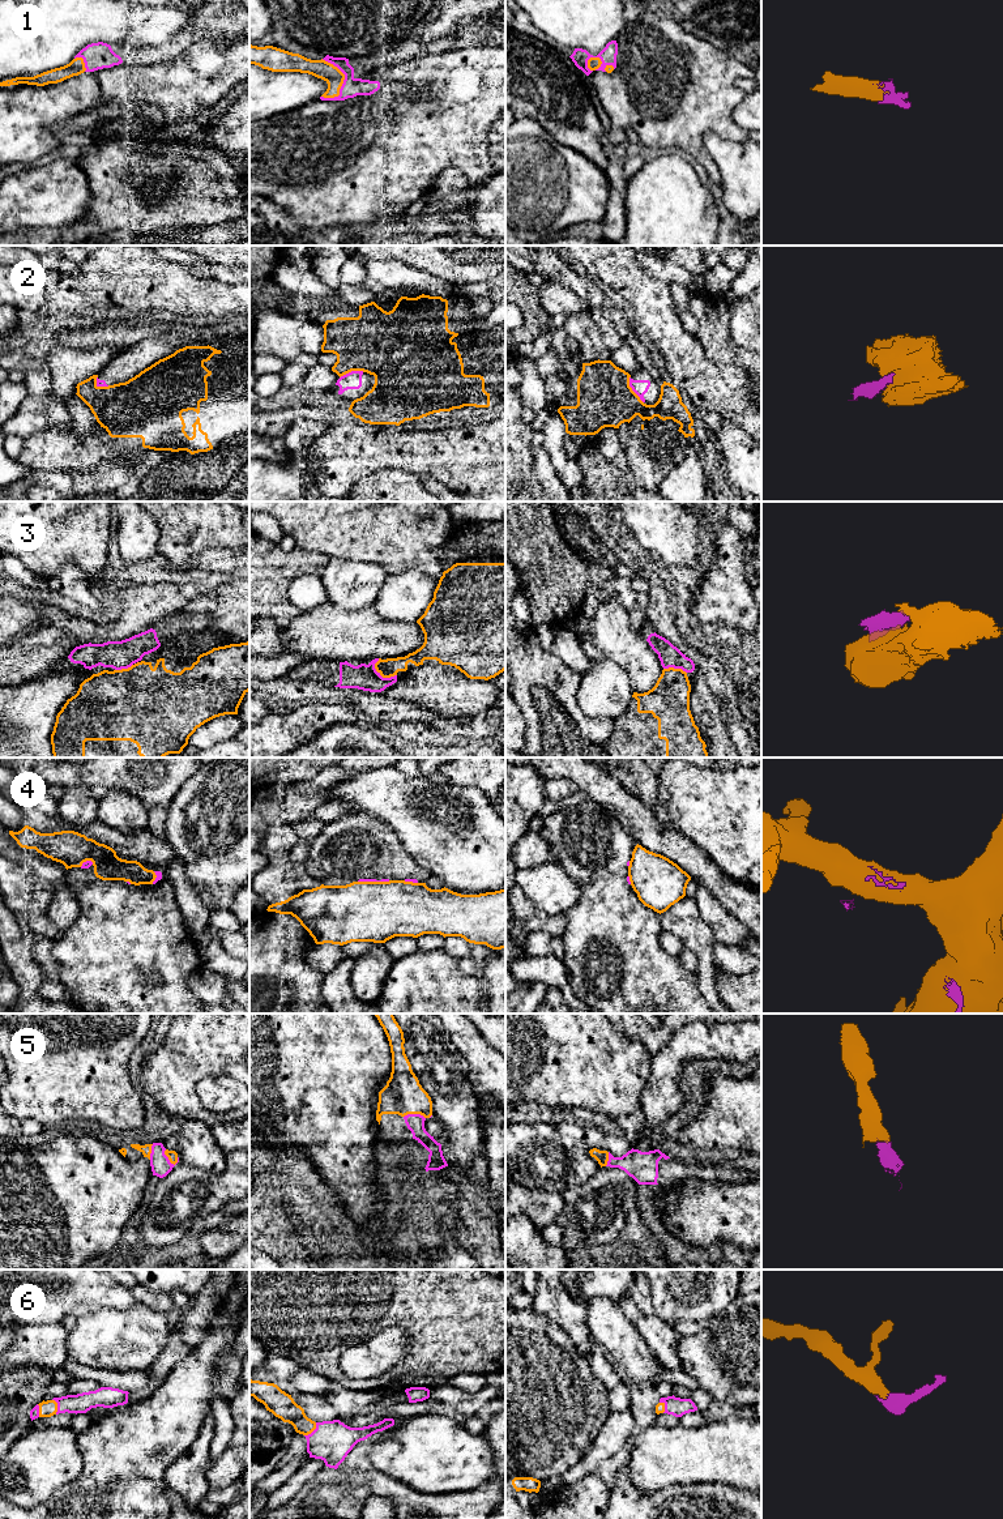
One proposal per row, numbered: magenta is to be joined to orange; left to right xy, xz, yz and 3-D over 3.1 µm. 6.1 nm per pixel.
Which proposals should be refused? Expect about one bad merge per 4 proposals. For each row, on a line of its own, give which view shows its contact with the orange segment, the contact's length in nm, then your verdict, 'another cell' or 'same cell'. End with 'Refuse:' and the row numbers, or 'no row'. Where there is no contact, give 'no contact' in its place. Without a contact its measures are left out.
1: xz | 260 nm | same cell
2: yz | 190 nm | another cell
3: xz | 160 nm | another cell
4: xz | 200 nm | another cell
5: xy | 120 nm | same cell
6: xz | 120 nm | same cell
Refuse: 2, 3, 4

